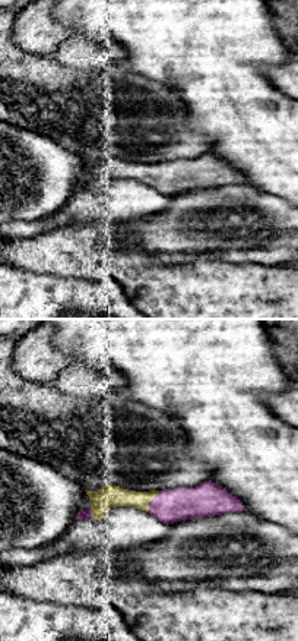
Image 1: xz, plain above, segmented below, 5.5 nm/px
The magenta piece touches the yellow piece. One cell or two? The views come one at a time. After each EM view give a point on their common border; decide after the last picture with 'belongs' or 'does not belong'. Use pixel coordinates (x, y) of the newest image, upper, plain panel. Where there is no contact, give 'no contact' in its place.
(151, 173)

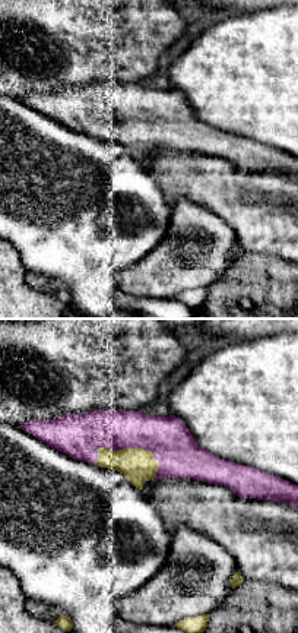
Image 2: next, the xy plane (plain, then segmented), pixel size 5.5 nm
(124, 120)

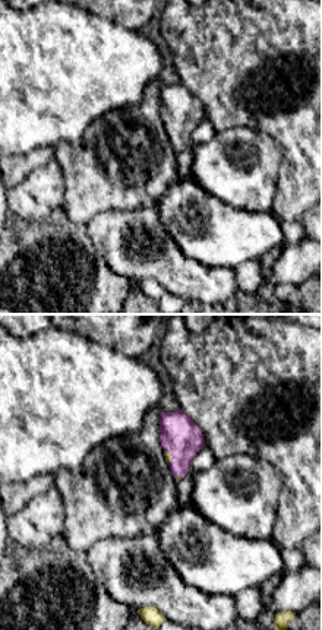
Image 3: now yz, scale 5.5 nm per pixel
(170, 127)

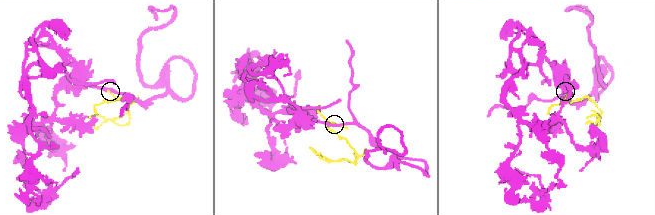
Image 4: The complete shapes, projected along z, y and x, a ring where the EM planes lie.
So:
belongs

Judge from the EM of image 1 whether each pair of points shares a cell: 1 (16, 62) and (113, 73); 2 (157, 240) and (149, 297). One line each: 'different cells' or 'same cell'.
1: same cell
2: different cells

